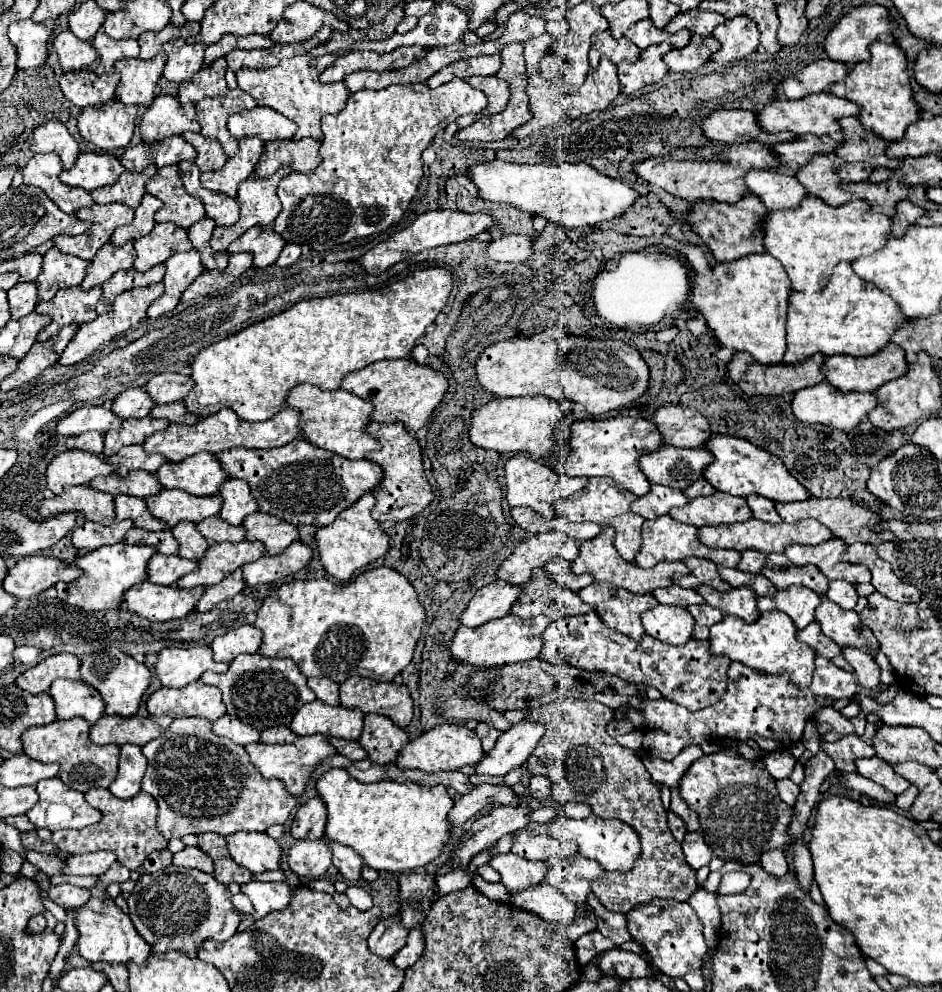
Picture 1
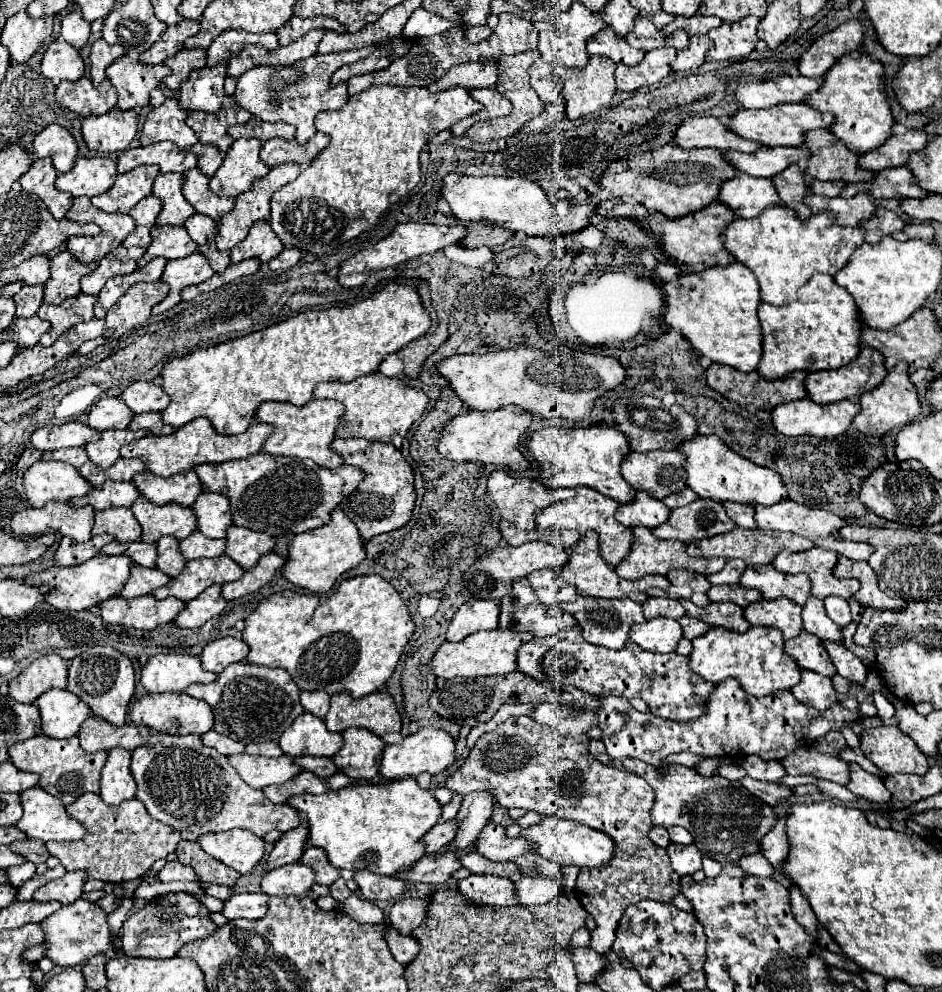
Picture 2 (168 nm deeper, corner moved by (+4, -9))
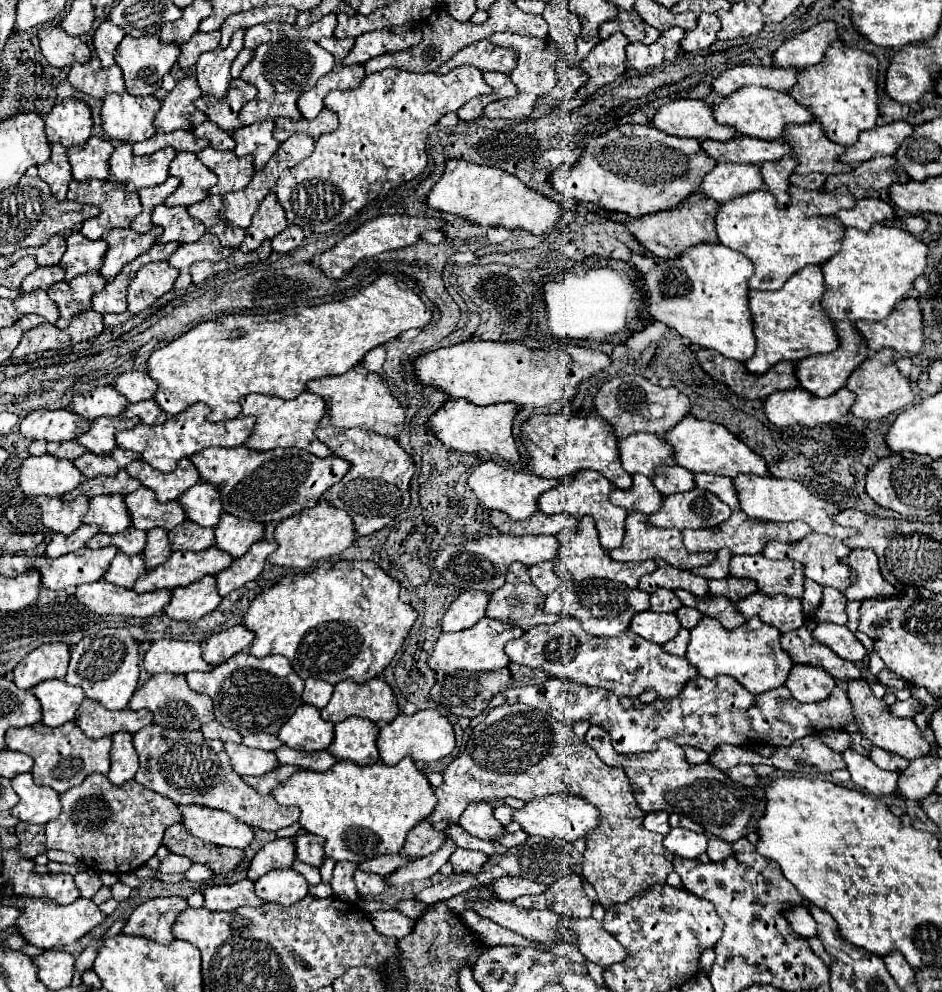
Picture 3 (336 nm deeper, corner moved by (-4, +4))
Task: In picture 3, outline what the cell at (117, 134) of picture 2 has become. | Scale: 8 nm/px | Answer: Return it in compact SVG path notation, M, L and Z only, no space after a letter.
M108 94L100 110L102 128L110 140L128 144L148 140L154 136L154 116L158 110L160 102L154 96Z

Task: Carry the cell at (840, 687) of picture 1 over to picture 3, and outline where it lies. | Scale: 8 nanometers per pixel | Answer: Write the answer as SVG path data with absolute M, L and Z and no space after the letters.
M794 664L786 680L786 688L800 702L816 702L828 698L834 686L836 680L826 670L820 670L818 666L804 666L804 664Z

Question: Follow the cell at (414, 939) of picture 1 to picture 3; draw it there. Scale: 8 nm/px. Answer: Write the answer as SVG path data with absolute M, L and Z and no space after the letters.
M386 910L386 912L376 912L370 914L374 928L384 934L384 936L394 936L394 938L404 938L412 932L414 920L408 918L406 914L398 912L398 910Z

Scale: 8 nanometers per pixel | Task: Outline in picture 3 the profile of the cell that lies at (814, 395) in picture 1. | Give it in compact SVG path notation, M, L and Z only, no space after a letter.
M792 388L792 390L770 394L764 402L764 412L766 412L768 420L776 426L808 426L808 428L814 428L814 426L832 424L832 422L838 422L840 418L844 418L850 412L854 398L856 396L848 388L840 388L836 394L832 394L828 398L814 396L814 394L806 392L804 388Z

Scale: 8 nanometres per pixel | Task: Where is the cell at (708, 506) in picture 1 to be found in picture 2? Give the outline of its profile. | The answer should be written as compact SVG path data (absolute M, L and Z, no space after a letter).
M696 499L684 507L670 511L666 523L652 529L658 539L672 539L682 543L692 543L708 539L720 533L732 531L736 525L728 519L724 507L712 499Z

